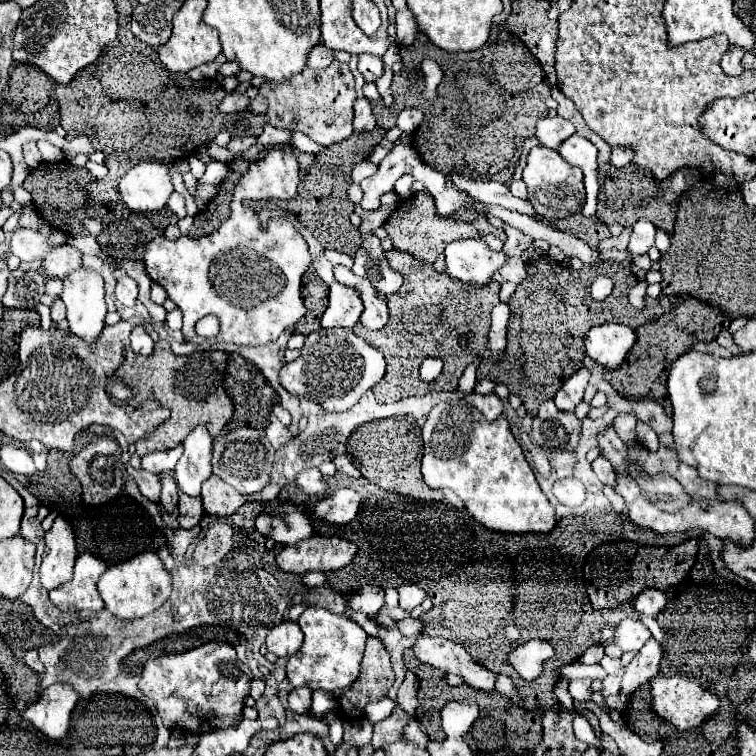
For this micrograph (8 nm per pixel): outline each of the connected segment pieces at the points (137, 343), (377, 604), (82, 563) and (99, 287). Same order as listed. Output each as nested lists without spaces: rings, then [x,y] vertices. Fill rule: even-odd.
[[[136,326],[130,334],[130,344],[132,344],[132,350],[142,354],[142,356],[148,356],[152,354],[152,348],[154,348],[154,342],[152,338],[148,336],[148,332],[144,330],[144,326]]]
[[[366,586],[362,588],[350,602],[348,608],[354,612],[362,612],[366,616],[378,614],[378,610],[384,606],[384,590],[376,586]]]
[[[80,554],[74,566],[74,578],[54,590],[50,590],[50,600],[56,608],[64,612],[80,612],[80,610],[92,610],[100,612],[104,608],[104,602],[98,594],[98,578],[104,574],[106,564],[92,556],[92,554]]]
[[[80,268],[64,278],[62,302],[68,310],[68,324],[74,336],[86,344],[94,344],[104,330],[106,302],[104,282],[96,270]]]

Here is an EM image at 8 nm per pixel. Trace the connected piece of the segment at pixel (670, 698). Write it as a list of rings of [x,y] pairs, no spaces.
[[[654,676],[652,678],[652,710],[676,726],[678,730],[690,730],[700,726],[708,716],[712,716],[720,708],[718,696],[714,696],[710,690],[702,688],[696,680],[690,680],[686,676]]]

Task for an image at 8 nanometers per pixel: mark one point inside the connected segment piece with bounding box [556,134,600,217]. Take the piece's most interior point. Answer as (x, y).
(578, 151)

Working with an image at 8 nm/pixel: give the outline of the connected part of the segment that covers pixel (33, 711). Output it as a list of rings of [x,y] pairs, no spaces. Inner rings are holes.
[[[52,684],[22,716],[32,722],[48,740],[62,740],[70,726],[70,714],[78,694],[66,684]]]

